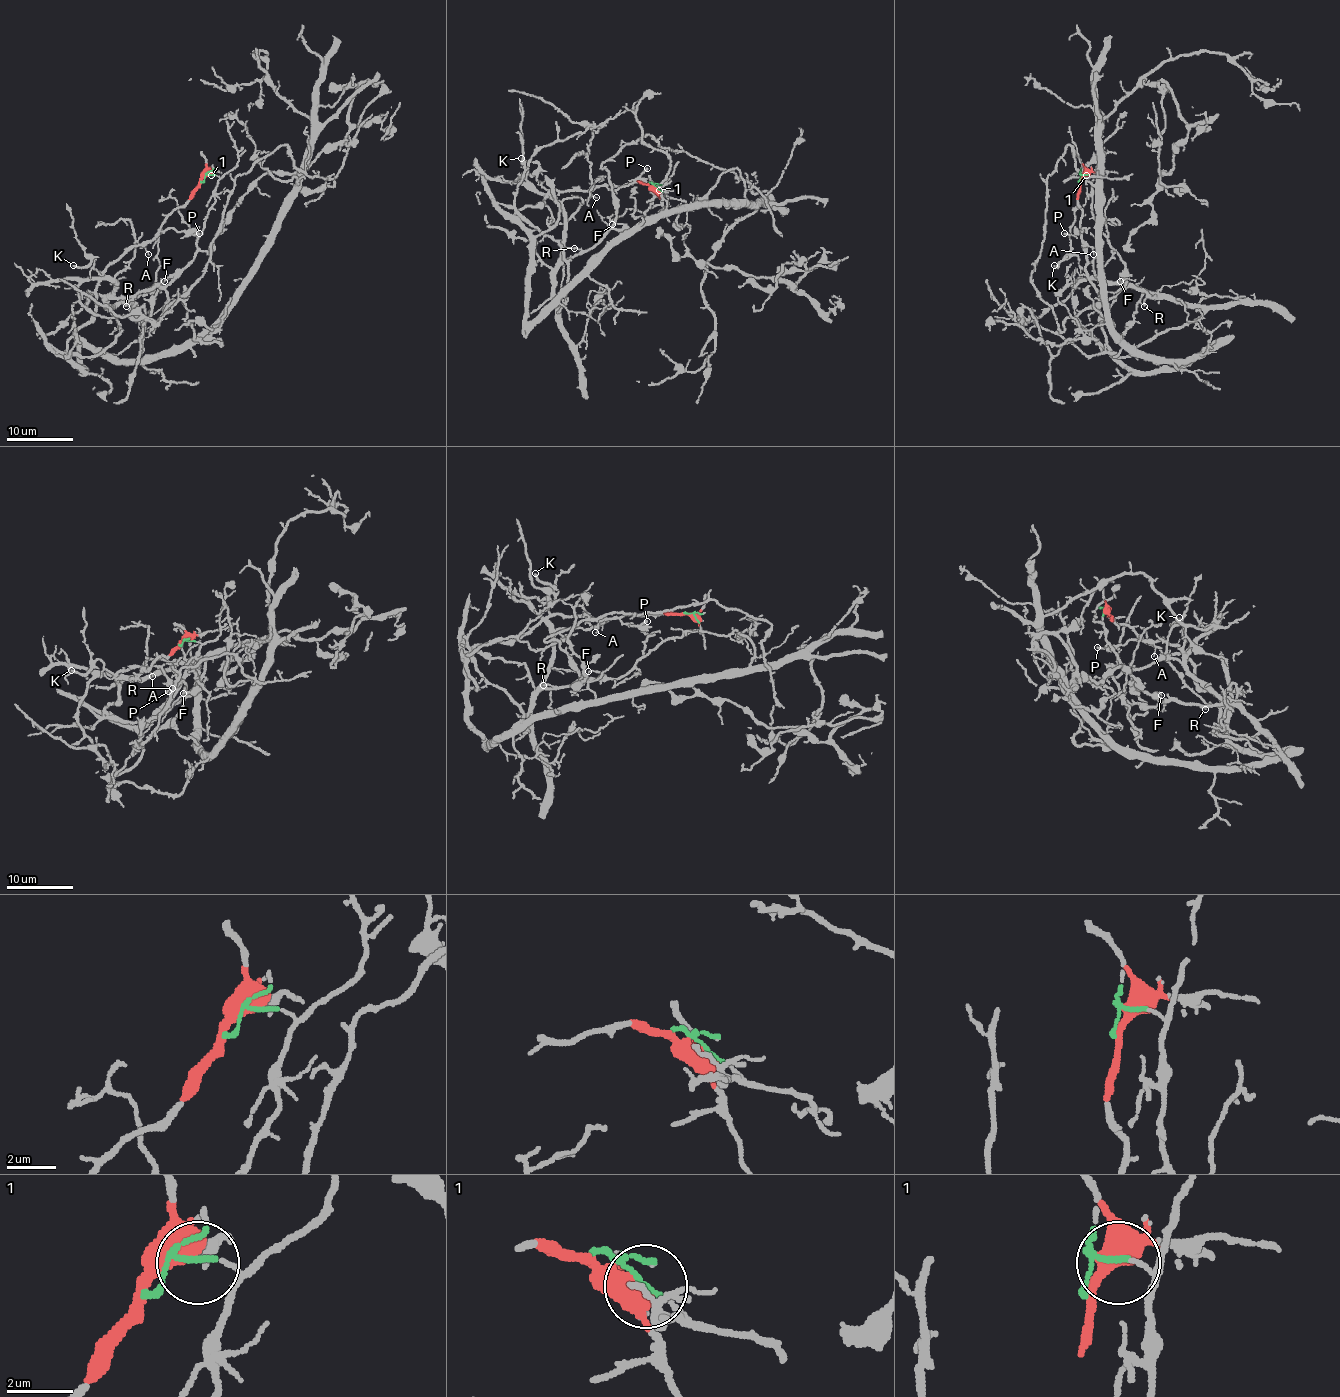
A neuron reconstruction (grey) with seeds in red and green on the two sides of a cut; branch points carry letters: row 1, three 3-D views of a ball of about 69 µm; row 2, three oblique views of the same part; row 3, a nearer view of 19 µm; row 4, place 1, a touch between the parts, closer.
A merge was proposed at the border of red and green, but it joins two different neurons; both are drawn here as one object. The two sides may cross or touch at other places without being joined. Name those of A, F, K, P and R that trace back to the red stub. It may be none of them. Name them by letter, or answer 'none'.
A, K, P

